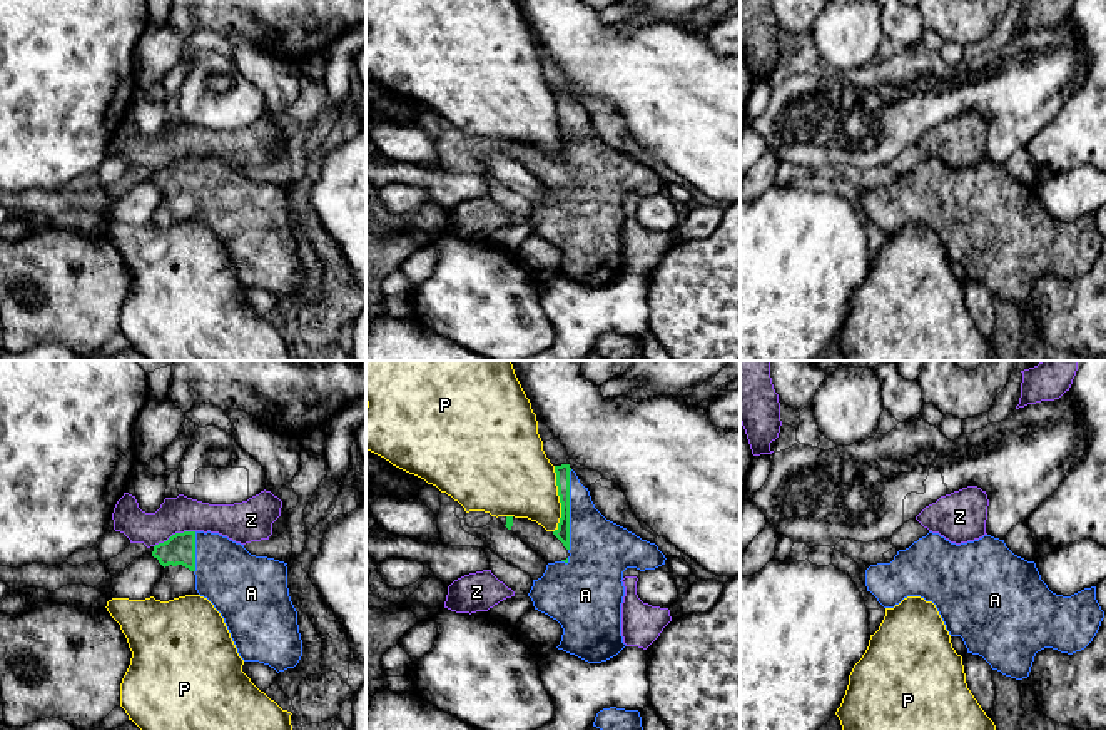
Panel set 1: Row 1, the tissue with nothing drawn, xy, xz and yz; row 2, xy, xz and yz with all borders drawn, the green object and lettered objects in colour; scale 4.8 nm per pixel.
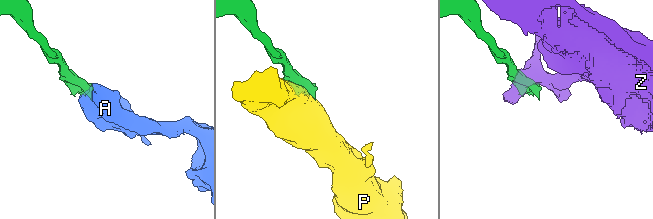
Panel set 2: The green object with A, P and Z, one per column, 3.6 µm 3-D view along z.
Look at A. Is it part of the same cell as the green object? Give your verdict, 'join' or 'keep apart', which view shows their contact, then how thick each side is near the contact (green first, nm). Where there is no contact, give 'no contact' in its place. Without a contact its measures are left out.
join; contact in xz; calibres 70 and 300 nm

